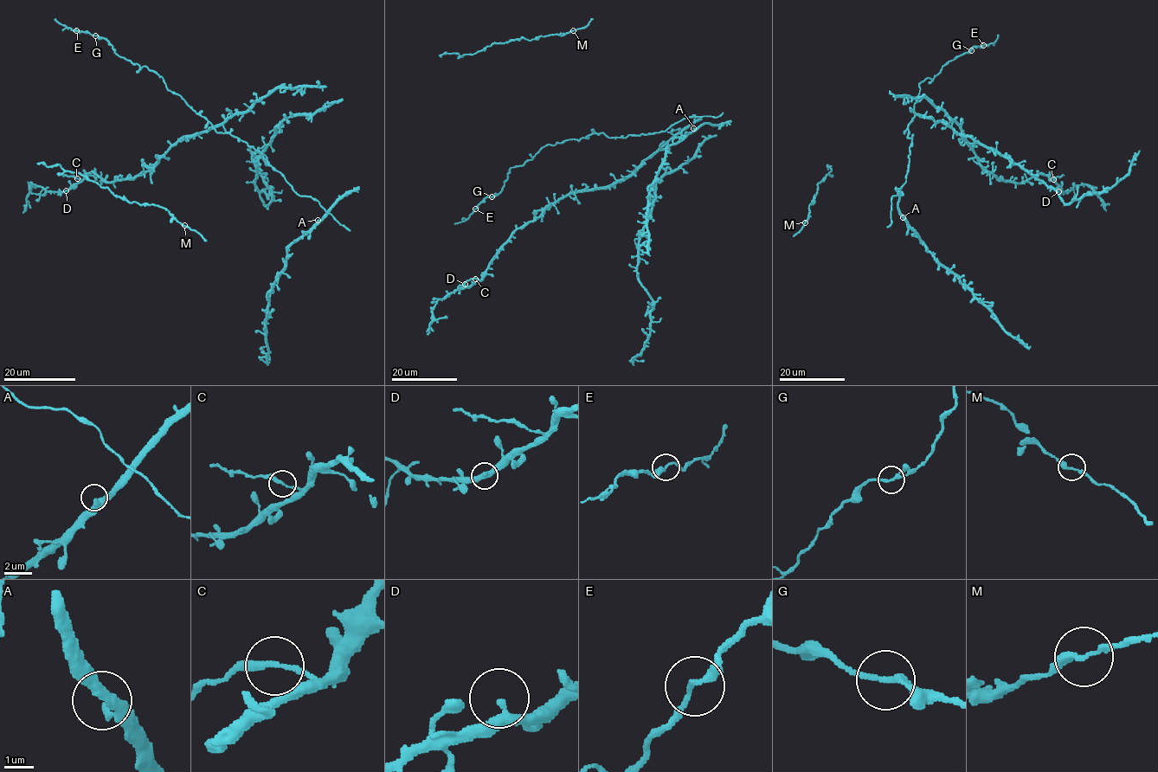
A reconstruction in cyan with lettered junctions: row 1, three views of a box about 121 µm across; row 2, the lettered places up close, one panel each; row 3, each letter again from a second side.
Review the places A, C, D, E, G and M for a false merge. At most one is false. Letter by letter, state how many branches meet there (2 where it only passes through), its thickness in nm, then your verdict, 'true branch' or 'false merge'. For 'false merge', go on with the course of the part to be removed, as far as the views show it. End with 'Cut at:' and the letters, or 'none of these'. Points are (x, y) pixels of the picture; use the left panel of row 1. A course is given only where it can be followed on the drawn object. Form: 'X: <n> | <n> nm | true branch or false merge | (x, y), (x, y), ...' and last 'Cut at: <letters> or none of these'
A: 2 | 200 nm | true branch
C: 2 | 200 nm | false merge | (76, 178), (57, 173)
D: 2 | 240 nm | true branch
E: 2 | 200 nm | true branch
G: 2 | 200 nm | true branch
M: 2 | 240 nm | true branch
Cut at: C

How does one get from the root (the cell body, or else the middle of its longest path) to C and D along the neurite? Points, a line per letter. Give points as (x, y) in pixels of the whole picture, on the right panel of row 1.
C: (936, 107), (961, 128), (977, 160), (998, 178), (1023, 183), (1037, 174), (1043, 174), (1053, 179)
D: (936, 107), (961, 128), (977, 160), (996, 176), (1023, 183), (1043, 174), (1054, 179), (1058, 191)

